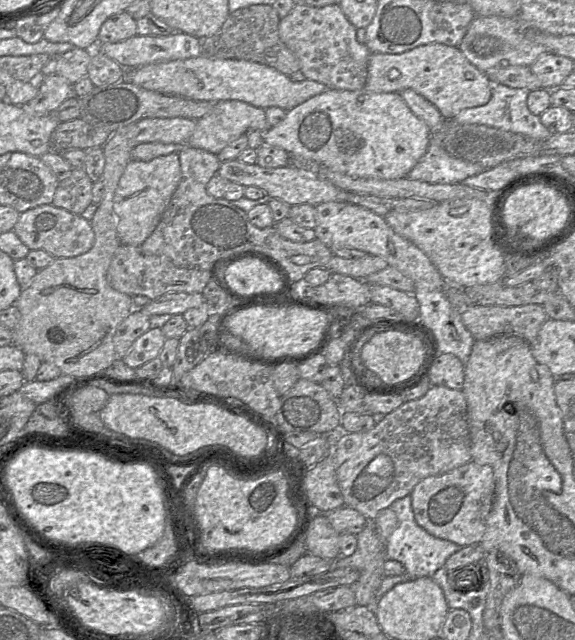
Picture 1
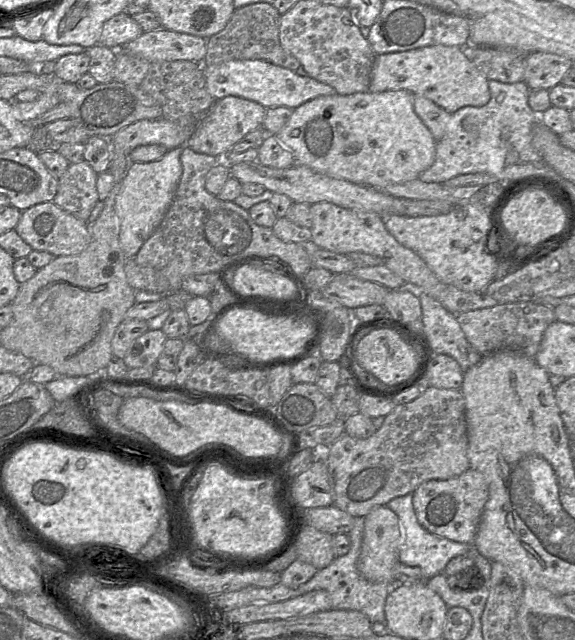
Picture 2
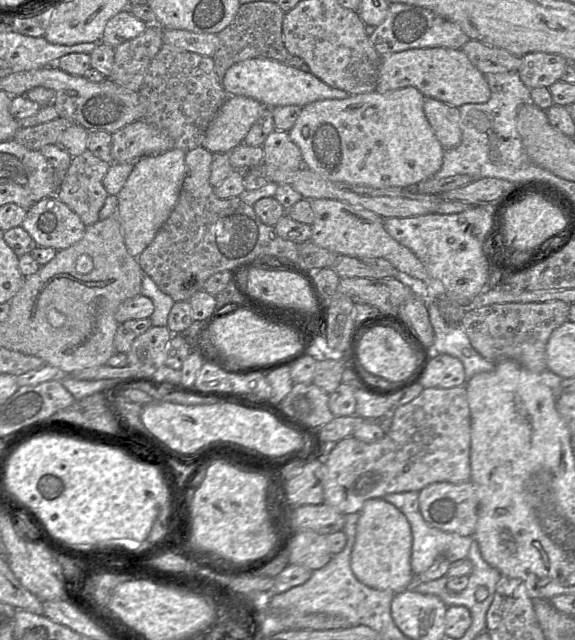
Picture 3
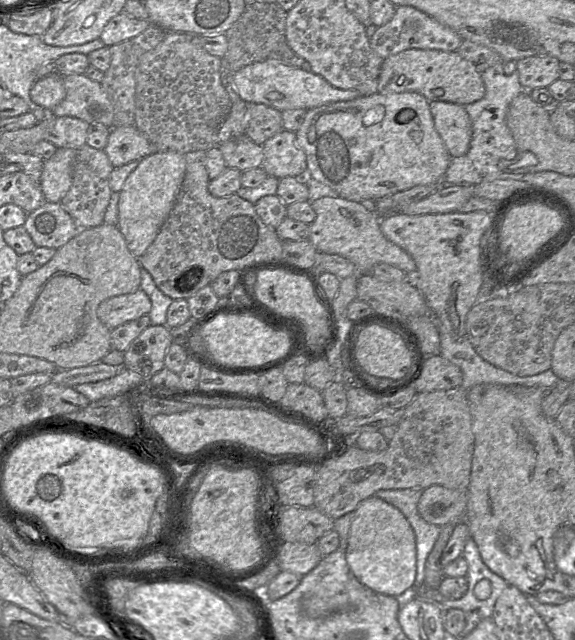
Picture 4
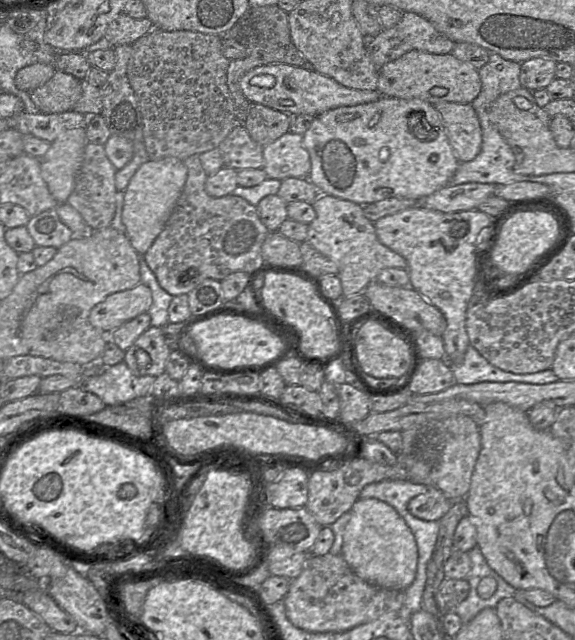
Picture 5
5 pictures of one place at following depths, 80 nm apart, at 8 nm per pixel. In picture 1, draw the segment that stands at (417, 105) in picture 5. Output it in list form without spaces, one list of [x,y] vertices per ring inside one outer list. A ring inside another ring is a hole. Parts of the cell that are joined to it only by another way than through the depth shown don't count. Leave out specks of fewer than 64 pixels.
[[[327,89],[287,111],[286,117],[263,134],[264,144],[279,147],[290,156],[301,156],[349,176],[362,178],[399,179],[426,153],[431,129],[408,107],[399,92],[375,93],[365,90]]]

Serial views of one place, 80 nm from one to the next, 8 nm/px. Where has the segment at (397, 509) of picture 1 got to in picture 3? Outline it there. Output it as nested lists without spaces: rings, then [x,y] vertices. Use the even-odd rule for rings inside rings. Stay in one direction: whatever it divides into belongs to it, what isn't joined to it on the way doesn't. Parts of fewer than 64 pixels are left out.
[[[419,491],[396,492],[382,497],[385,501],[399,509],[410,524],[412,534],[410,563],[414,576],[426,571],[439,555],[445,555],[450,563],[467,558],[470,546],[474,540],[474,537],[445,532],[428,524],[421,515],[418,497]]]

